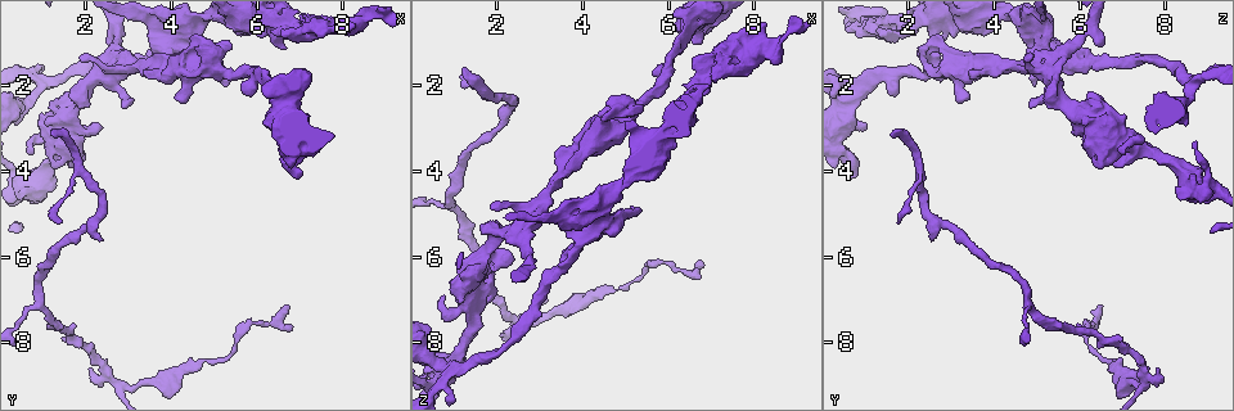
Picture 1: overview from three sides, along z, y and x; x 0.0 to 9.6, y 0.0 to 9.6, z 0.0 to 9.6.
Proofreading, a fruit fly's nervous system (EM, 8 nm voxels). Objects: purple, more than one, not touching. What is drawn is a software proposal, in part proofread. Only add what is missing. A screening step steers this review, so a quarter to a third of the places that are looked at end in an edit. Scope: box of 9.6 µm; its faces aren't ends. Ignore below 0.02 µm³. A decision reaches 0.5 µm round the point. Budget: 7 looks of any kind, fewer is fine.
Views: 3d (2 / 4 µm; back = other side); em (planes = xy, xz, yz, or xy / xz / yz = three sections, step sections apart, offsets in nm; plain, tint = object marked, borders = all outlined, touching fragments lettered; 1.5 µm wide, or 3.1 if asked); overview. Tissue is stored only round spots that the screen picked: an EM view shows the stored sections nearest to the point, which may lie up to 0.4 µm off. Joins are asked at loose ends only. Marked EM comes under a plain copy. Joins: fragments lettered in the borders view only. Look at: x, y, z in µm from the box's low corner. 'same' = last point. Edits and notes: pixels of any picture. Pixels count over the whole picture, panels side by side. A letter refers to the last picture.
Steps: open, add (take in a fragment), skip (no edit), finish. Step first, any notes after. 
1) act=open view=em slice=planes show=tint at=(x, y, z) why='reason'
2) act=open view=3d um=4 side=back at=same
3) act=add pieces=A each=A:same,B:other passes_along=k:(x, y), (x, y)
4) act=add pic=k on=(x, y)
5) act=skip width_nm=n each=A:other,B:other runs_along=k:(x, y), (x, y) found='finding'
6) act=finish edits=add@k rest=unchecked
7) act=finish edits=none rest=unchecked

act=open view=3d um=2 at=(5.30, 2.00, 4.95) why='free end'

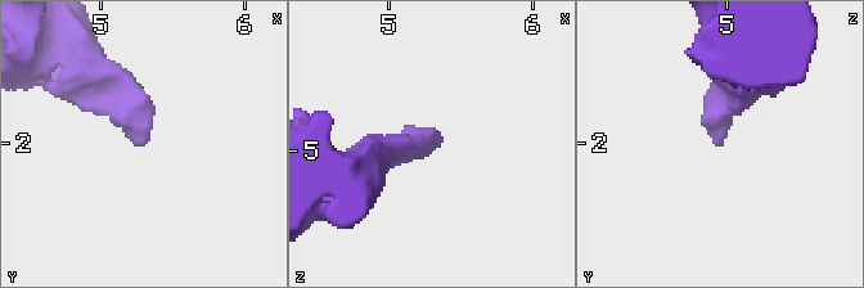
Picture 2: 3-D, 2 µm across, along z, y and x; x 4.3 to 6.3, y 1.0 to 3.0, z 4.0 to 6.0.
act=open view=em slice=planes show=borders at=(5.32, 1.98, 4.98) why='now the EM'

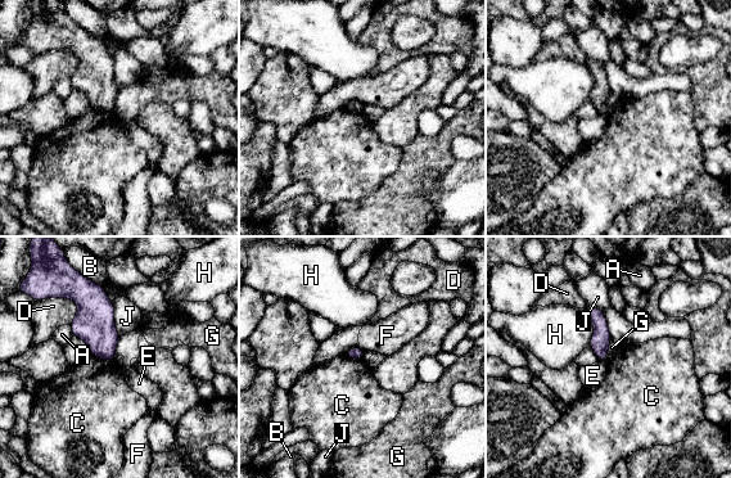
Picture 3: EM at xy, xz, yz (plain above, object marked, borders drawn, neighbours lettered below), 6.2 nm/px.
act=skip longest_contact=J:280nm each=A:other,B:other,C:other,D:other,E:other,F:other,G:other,H:other,J:other runs_along=3:(591, 310), (600, 324), (601, 357) found='none of them fits'

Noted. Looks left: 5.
act=open view=em slice=planes show=borders at=(6.85, 4.15, 0.70) why='branch stops here'

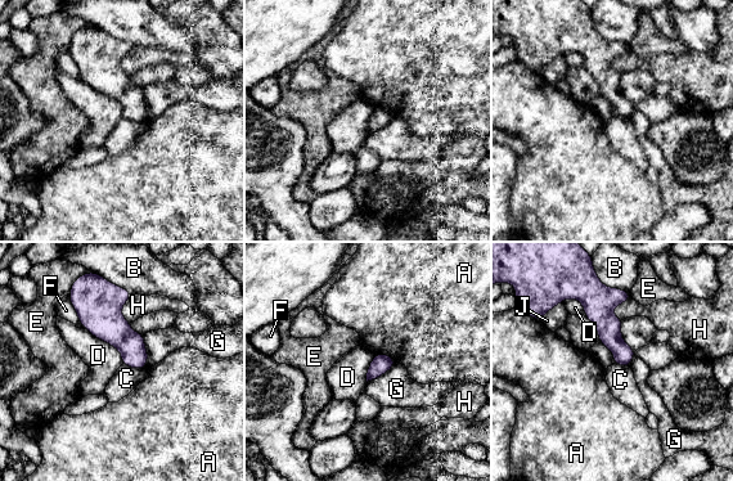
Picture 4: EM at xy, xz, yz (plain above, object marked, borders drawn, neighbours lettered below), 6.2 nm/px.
act=skip each=A:other,B:other,C:other,D:other,E:other,F:other,G:other,H:other,J:other border=4:(122, 363), (134, 368), (144, 368) found='none of them fits'

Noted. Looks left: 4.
act=open view=3d um=2 at=(1.20, 3.10, 1.65) why='an open end'

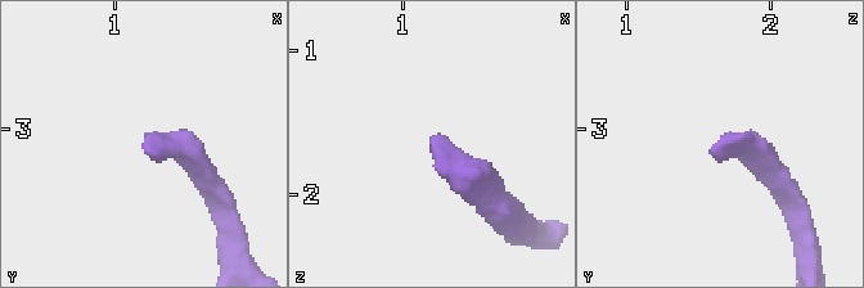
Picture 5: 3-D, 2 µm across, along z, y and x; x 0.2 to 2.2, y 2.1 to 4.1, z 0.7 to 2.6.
act=open view=em slice=xy step=4 show=tint at=(1.22, 3.10, 1.62)

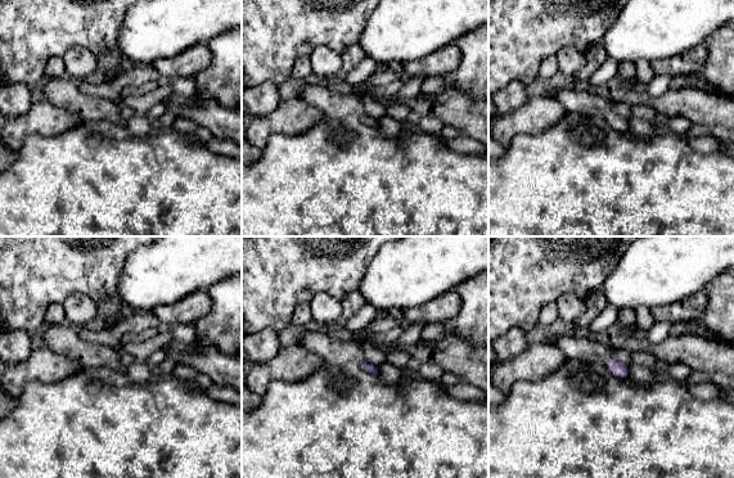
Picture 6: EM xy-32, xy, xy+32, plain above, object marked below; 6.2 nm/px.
act=open view=em slice=xy step=4 show=borders at=same

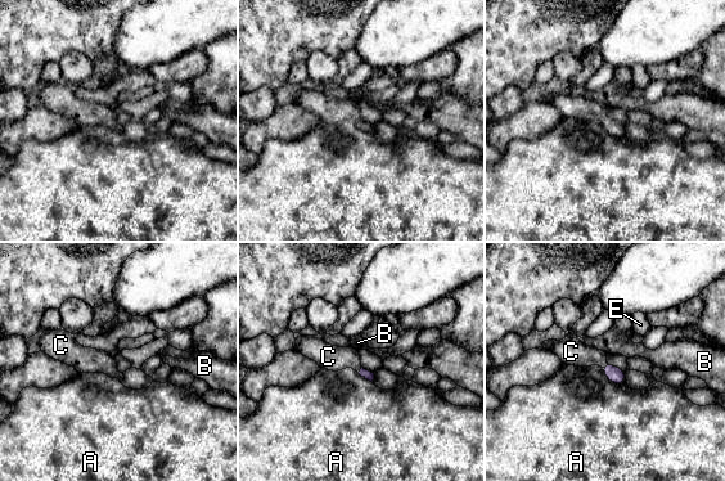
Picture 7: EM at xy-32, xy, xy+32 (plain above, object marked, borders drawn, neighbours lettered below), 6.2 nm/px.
act=add pieces=C each=A:other,B:other,C:same,E:other passes_along=7:(366, 374), (360, 369), (332, 358) found='it goes on there'

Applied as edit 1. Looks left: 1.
act=finish edits=add@7 rest=unchecked

